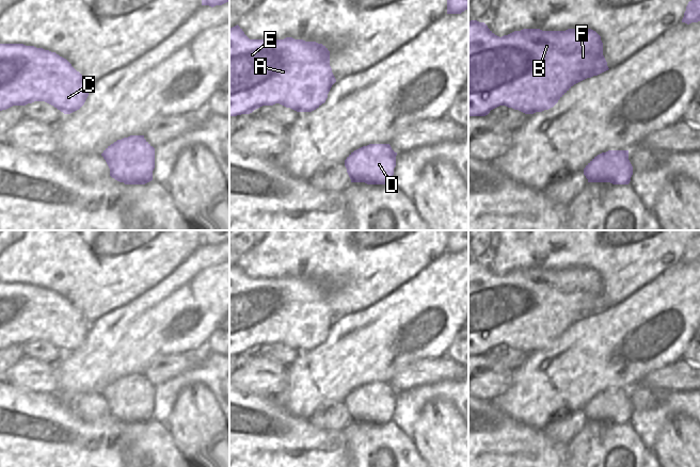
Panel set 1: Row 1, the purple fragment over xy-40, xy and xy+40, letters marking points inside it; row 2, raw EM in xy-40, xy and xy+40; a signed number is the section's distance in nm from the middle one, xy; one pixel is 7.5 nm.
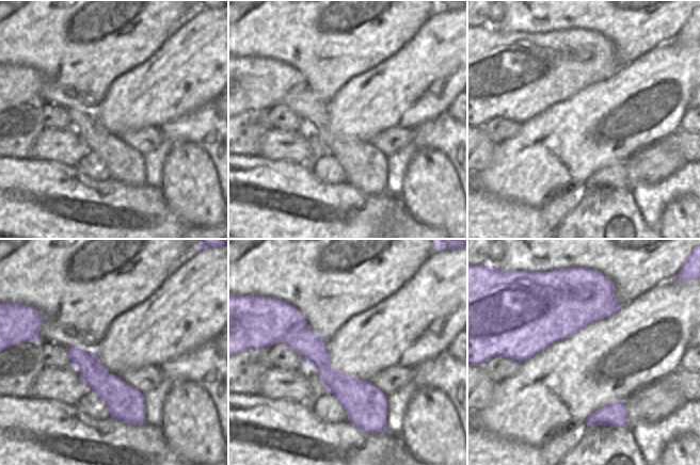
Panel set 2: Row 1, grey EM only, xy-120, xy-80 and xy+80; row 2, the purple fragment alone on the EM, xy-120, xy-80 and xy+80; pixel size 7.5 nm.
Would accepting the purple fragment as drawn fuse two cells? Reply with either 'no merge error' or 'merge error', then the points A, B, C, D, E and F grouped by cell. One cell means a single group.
no merge error; A B C D E F

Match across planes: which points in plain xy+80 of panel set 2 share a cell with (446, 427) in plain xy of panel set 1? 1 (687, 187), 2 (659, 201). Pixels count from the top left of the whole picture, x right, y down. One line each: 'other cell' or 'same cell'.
1: other cell
2: other cell

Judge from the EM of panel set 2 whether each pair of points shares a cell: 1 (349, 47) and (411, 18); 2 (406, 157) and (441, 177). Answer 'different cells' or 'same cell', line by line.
1: same cell
2: different cells

